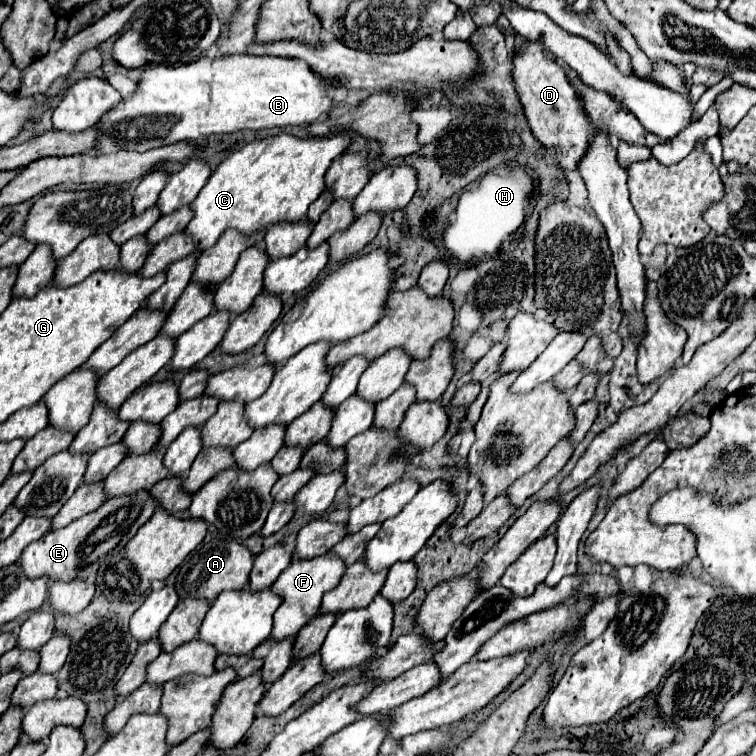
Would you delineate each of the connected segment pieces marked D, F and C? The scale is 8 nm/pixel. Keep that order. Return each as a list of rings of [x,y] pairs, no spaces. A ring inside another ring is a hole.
[[[524,40],[516,44],[516,52],[512,56],[512,80],[534,138],[542,146],[552,146],[556,150],[558,162],[566,172],[576,170],[580,158],[588,150],[588,140],[592,138],[594,128],[590,118],[580,108],[576,92],[566,78],[566,70],[544,52],[540,42]]]
[[[334,552],[322,554],[318,558],[312,560],[294,560],[280,576],[278,580],[272,584],[272,588],[282,596],[282,604],[276,610],[274,616],[274,628],[272,628],[272,638],[282,640],[286,636],[296,636],[300,632],[300,628],[318,614],[320,604],[322,604],[322,596],[324,592],[332,590],[340,578],[346,572],[346,564],[340,556],[336,556]]]
[[[282,132],[244,144],[212,172],[206,186],[190,204],[194,218],[184,232],[194,238],[196,248],[206,250],[218,242],[226,228],[236,228],[242,234],[252,234],[282,220],[304,220],[308,206],[326,188],[326,170],[336,156],[344,154],[350,142],[352,138],[348,134],[302,140]]]

